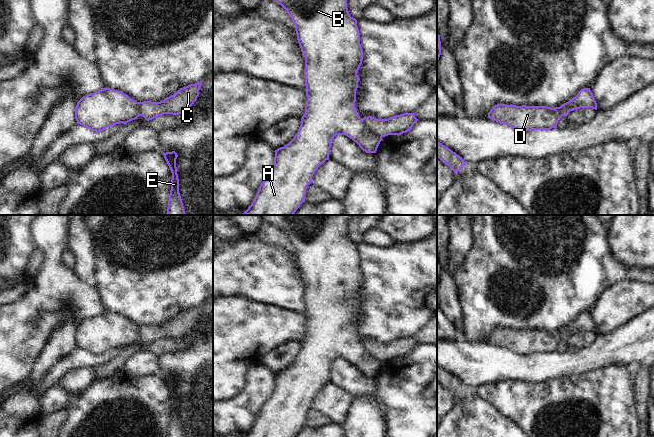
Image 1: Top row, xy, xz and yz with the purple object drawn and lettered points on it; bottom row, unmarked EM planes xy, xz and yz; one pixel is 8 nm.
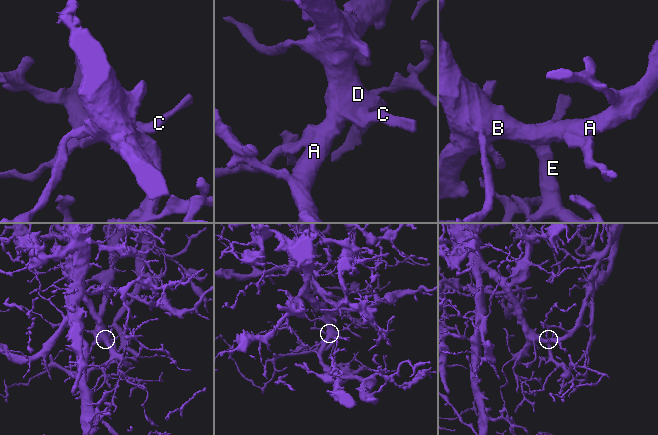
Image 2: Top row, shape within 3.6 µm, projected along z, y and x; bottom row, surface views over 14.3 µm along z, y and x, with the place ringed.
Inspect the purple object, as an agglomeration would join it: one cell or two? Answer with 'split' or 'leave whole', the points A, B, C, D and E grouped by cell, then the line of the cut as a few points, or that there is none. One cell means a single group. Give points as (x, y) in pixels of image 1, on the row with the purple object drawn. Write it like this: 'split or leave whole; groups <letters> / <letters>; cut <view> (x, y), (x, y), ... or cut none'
split; groups A B D E / C; cut xz (361, 119), (370, 131), (381, 137)

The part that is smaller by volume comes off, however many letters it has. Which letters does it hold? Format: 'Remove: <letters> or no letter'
Remove: C

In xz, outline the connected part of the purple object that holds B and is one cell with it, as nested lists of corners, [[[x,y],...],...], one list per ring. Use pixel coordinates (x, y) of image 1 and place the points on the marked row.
[[[274,0],[274,1],[276,1],[287,11],[289,17],[295,24],[297,40],[301,48],[302,55],[305,58],[304,78],[305,78],[305,86],[306,86],[305,91],[306,91],[307,101],[305,106],[305,114],[301,118],[301,125],[297,134],[284,147],[280,147],[274,151],[275,157],[272,171],[261,183],[253,202],[242,215],[293,215],[296,212],[296,210],[300,207],[300,205],[303,202],[305,202],[306,189],[307,186],[311,184],[314,173],[316,172],[316,170],[320,165],[322,165],[326,160],[329,159],[331,142],[336,135],[346,135],[354,142],[356,142],[359,145],[359,147],[366,153],[376,153],[377,148],[380,142],[382,141],[382,137],[376,136],[374,133],[370,132],[365,127],[363,120],[360,118],[359,113],[357,112],[355,107],[356,90],[358,88],[358,82],[360,80],[359,76],[357,75],[357,72],[362,64],[363,49],[360,44],[360,33],[357,26],[357,20],[350,16],[347,8],[347,0]]]

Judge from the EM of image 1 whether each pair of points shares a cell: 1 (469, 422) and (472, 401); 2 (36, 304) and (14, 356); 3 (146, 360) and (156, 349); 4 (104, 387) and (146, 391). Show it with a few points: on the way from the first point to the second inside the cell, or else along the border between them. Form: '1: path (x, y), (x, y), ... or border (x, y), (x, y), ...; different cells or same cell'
1: path (472, 417), (472, 406); same cell
2: path (33, 317), (14, 336), (14, 343); same cell
3: border (143, 350), (158, 356); different cells
4: path (114, 391), (136, 391); same cell

